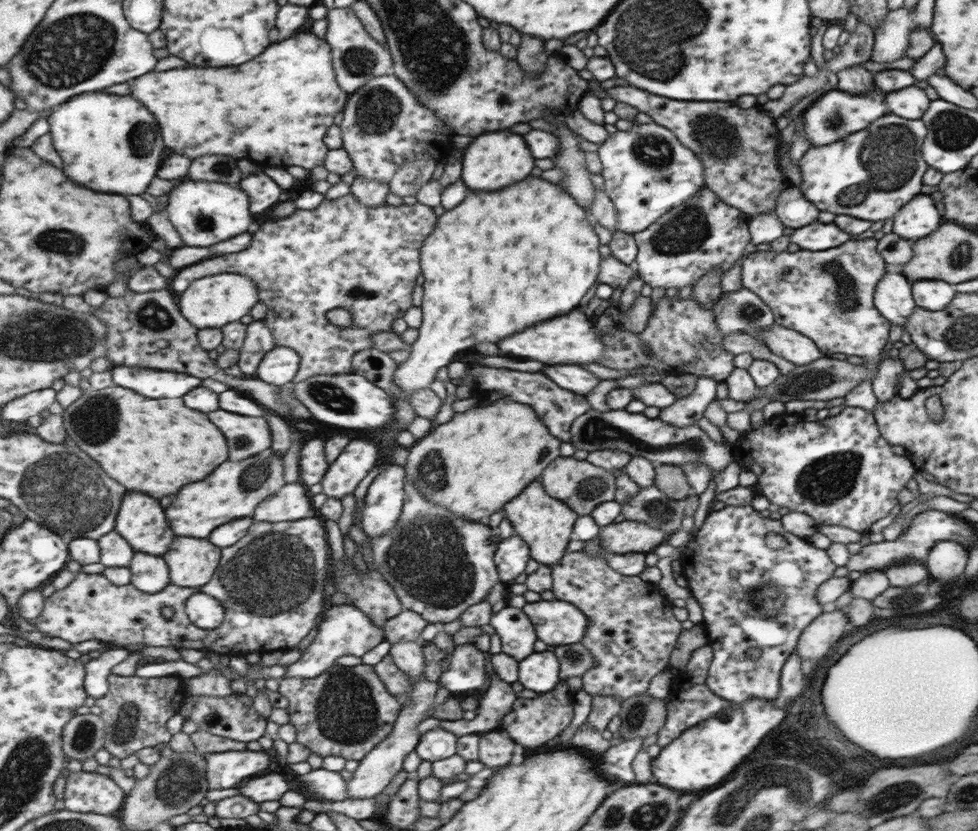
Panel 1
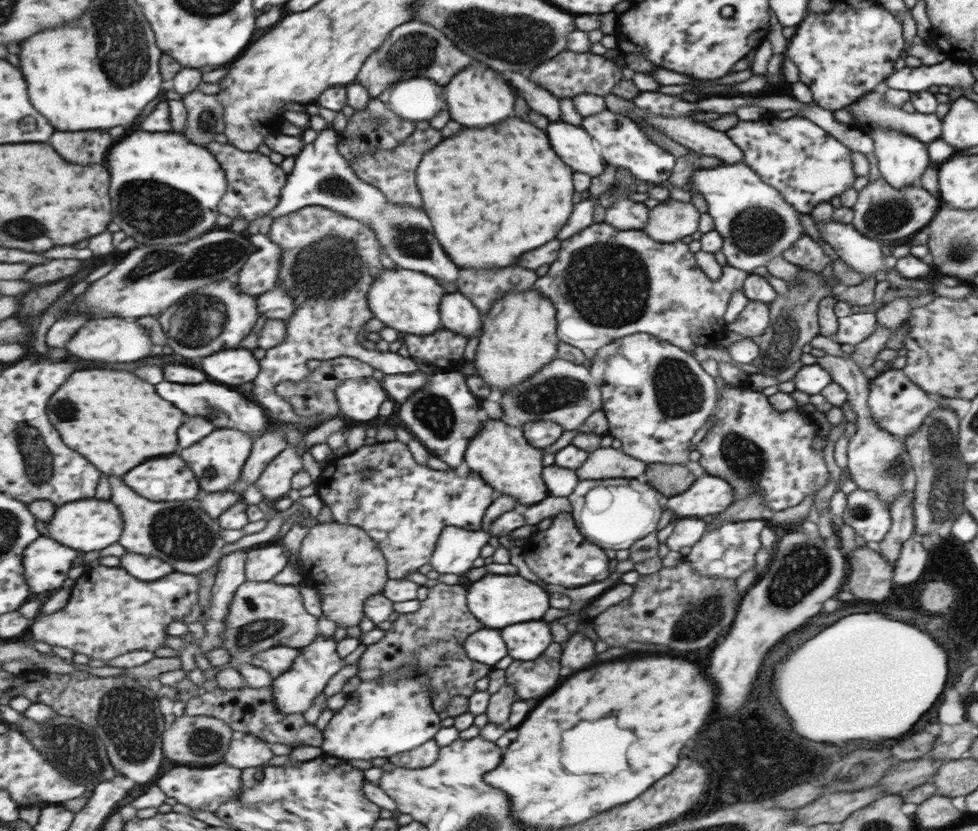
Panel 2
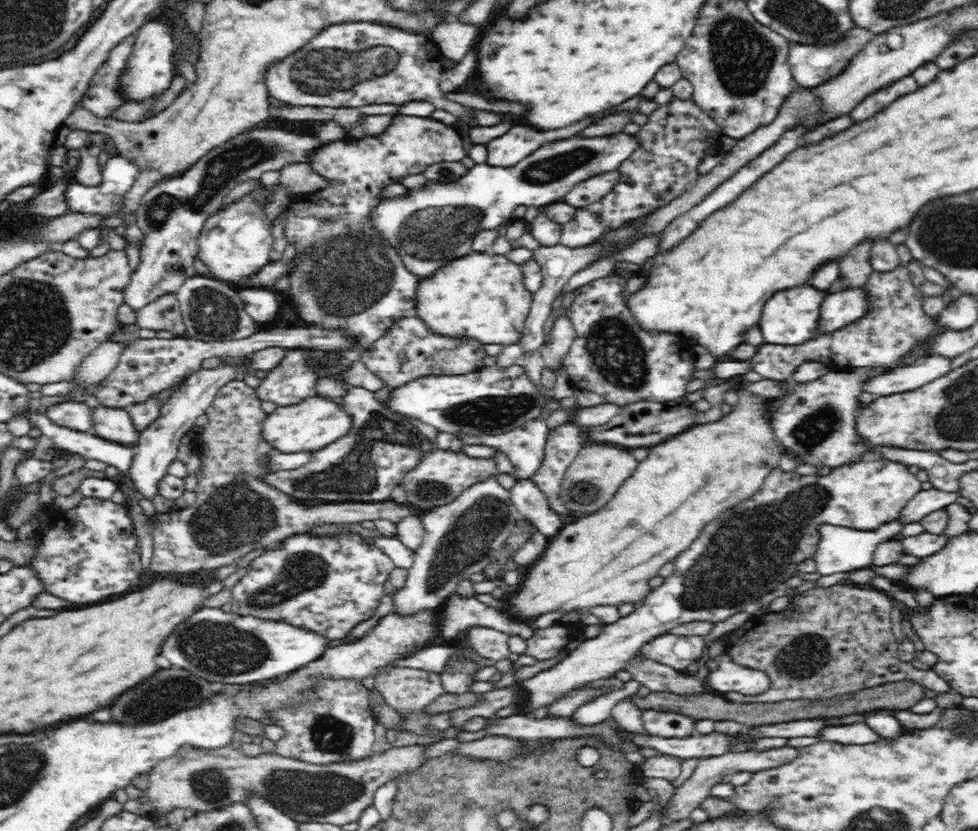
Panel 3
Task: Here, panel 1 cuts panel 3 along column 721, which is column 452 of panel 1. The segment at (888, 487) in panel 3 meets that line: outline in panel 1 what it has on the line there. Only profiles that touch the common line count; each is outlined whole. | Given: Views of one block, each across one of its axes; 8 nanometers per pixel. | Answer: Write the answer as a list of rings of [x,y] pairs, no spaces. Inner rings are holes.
[[[403,480],[403,502],[397,523],[384,536],[369,539],[369,545],[377,574],[394,589],[402,609],[416,612],[428,623],[445,624],[457,619],[471,605],[482,602],[494,584],[501,582],[498,570],[493,566],[496,546],[489,542],[491,536],[491,530],[483,523],[463,520],[449,509],[443,510],[443,506],[427,500],[415,484]]]

